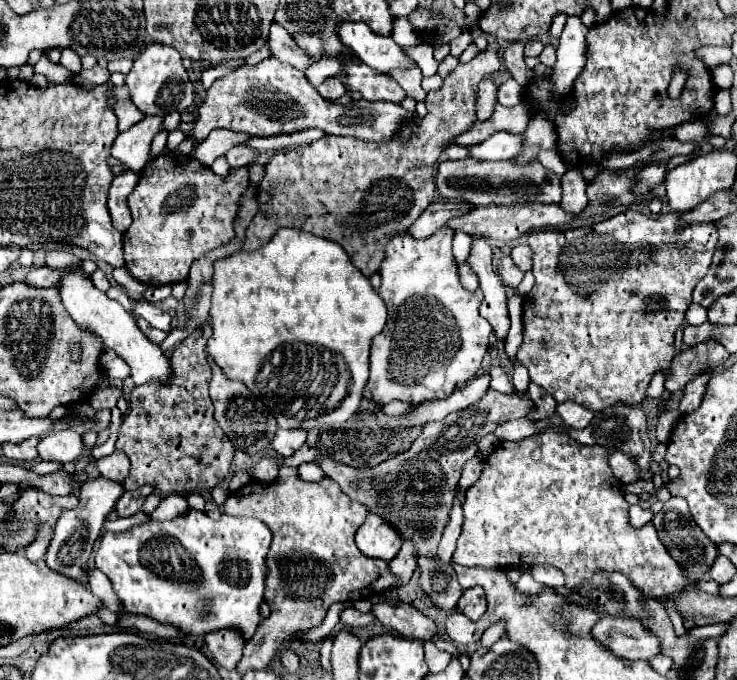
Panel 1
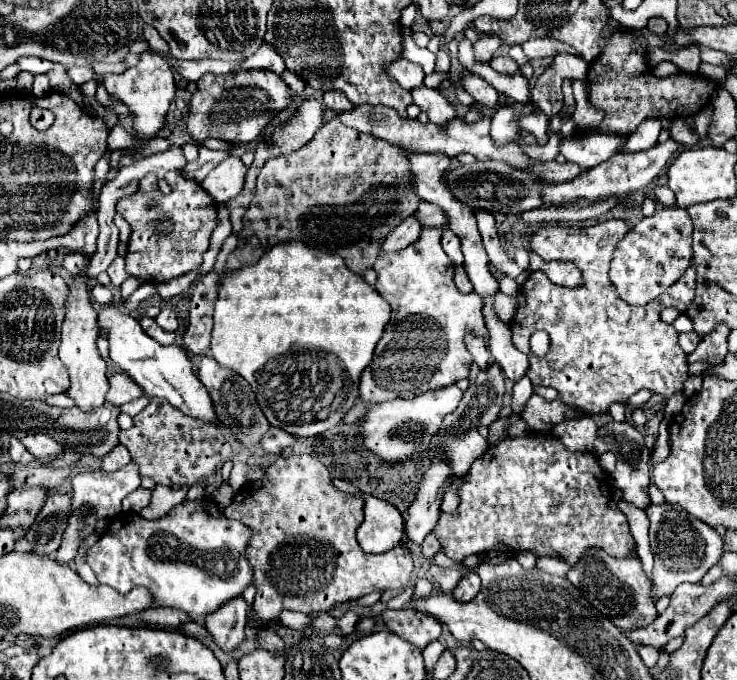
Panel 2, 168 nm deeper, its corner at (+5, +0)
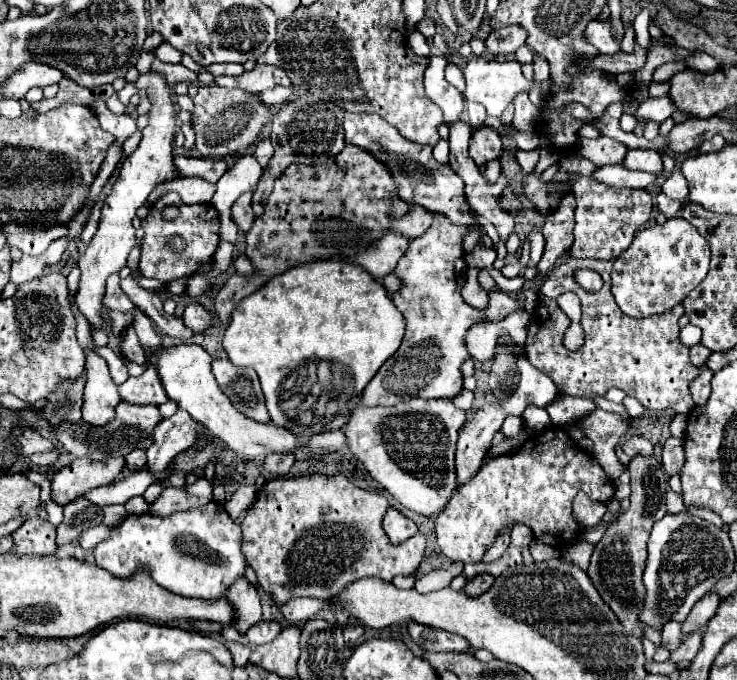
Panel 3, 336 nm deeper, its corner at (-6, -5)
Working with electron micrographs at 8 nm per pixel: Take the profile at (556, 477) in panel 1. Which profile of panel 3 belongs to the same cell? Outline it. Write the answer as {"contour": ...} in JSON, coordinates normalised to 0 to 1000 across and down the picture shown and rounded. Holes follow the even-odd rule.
{"contour":[[[748,628],[737,637],[726,637],[699,666],[688,666],[682,672],[666,675],[664,681],[655,681],[650,696],[620,719],[620,725],[607,740],[607,749],[601,749],[601,754],[596,754],[590,763],[593,801],[598,813],[615,825],[650,828],[655,822],[655,813],[672,799],[680,781],[704,769],[715,772],[723,781],[726,793],[750,801],[750,790],[758,790],[764,778],[783,778],[786,772],[777,760],[777,734],[786,722],[791,722],[802,737],[824,740],[832,731],[832,710],[818,696],[815,684],[802,669],[788,663],[775,649],[775,643],[764,637],[764,631]]]}

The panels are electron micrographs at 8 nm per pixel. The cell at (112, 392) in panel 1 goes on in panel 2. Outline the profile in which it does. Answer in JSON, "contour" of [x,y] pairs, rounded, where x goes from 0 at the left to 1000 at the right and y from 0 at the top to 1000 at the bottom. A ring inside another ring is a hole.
{"contour":[[[157,547],[157,550],[149,553],[147,562],[149,562],[149,574],[144,579],[144,591],[149,591],[149,594],[166,597],[166,594],[171,594],[171,591],[176,591],[182,585],[195,582],[195,574],[171,550]]]}

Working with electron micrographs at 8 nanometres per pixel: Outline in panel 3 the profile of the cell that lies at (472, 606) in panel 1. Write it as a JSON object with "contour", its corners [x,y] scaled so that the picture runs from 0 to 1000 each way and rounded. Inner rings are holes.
{"contour":[[[655,843],[655,846],[647,846],[647,849],[642,849],[639,854],[634,854],[634,860],[631,860],[631,875],[636,875],[636,878],[650,878],[650,875],[655,875],[664,863],[669,860],[669,849],[666,846],[661,846],[661,843]]]}

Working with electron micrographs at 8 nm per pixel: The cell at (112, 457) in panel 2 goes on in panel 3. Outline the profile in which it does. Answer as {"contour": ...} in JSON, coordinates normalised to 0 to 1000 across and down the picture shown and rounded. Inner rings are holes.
{"contour":[[[183,660],[178,663],[172,672],[170,672],[170,687],[172,693],[189,693],[189,690],[197,690],[197,681],[199,681],[199,669],[197,669],[197,660]]]}

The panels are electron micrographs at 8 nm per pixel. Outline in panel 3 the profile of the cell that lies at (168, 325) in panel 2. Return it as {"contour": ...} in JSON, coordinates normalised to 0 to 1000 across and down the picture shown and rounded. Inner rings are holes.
{"contour":[[[259,446],[251,451],[248,460],[248,475],[262,487],[262,490],[273,490],[286,478],[289,466],[281,460],[281,454],[270,446]]]}

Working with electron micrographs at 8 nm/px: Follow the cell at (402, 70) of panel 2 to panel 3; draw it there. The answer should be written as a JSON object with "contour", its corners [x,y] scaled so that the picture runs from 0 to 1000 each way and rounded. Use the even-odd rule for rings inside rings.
{"contour":[[[585,81],[582,96],[579,96],[579,107],[574,110],[574,128],[579,143],[598,157],[601,169],[604,169],[604,181],[615,181],[626,175],[626,163],[628,163],[628,140],[604,119],[601,104],[607,99],[607,87],[604,84],[593,84]]]}

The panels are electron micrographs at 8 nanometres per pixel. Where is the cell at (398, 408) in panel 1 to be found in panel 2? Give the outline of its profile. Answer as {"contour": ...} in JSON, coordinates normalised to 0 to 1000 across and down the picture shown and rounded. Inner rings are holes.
{"contour":[[[486,591],[486,594],[483,594],[483,597],[464,615],[464,624],[483,624],[483,621],[488,621],[491,612],[497,609],[497,600],[499,600],[499,594]]]}

